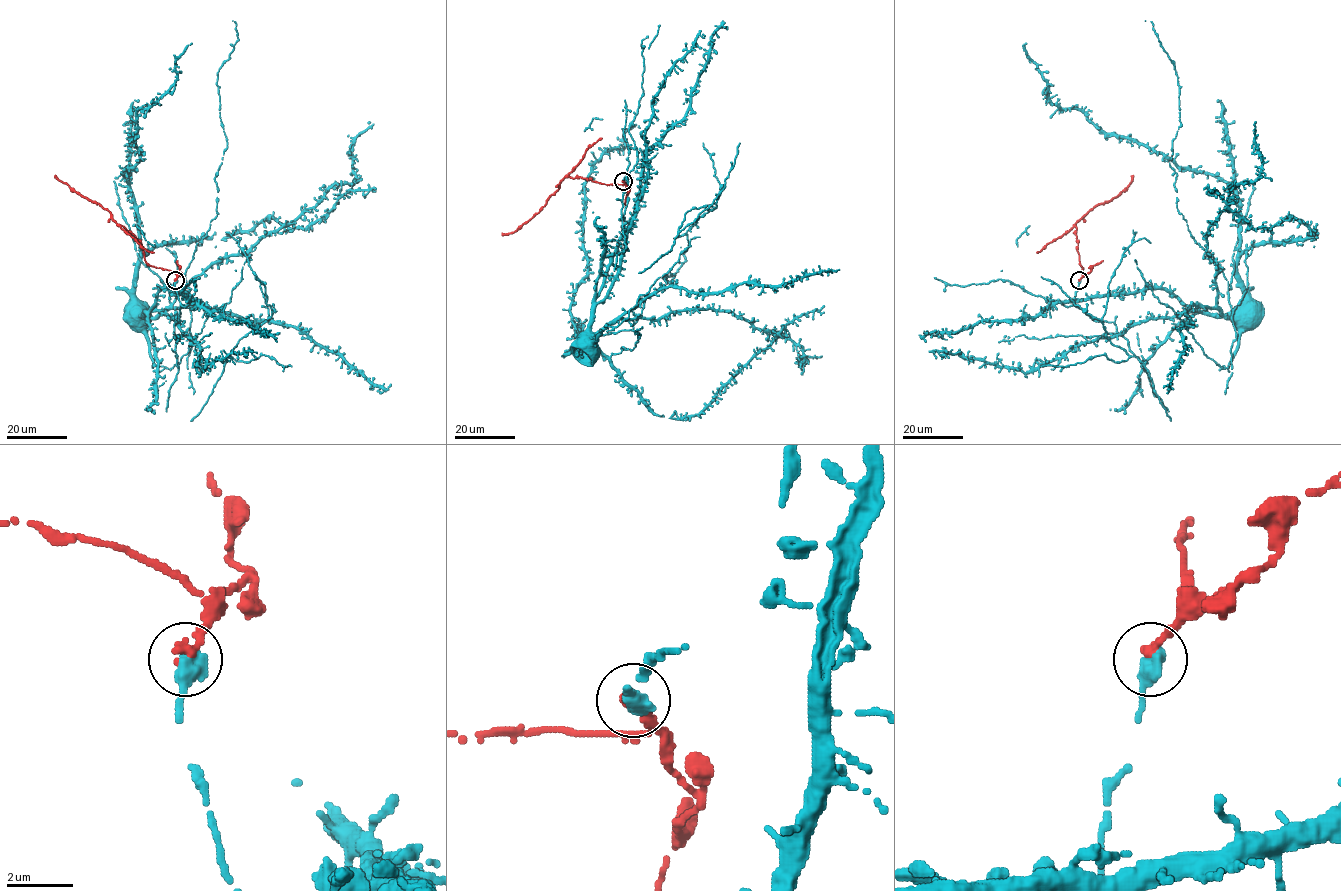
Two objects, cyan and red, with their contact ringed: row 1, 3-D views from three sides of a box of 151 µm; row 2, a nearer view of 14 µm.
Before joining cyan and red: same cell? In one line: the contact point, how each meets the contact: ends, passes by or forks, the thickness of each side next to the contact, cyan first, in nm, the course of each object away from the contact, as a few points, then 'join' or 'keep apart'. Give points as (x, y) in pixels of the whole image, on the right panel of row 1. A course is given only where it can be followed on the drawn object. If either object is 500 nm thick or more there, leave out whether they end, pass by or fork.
at (1079, 280); 550 nm thick on the cyan side, 380 nm on the other; cyan runs (1079, 281), (1074, 303), (1065, 306), (1058, 300), (1164, 289), (1196, 311), (1235, 318); red runs (1079, 281), (1083, 268), (1074, 224), (1089, 211), (1122, 192), (1133, 175); keep apart

